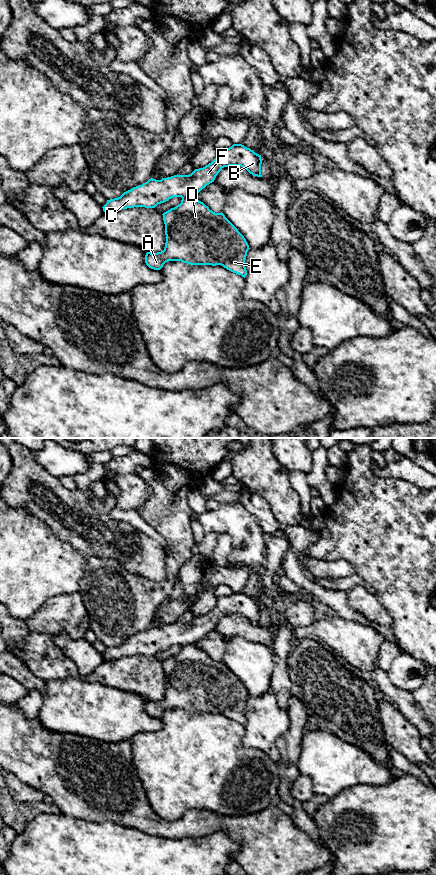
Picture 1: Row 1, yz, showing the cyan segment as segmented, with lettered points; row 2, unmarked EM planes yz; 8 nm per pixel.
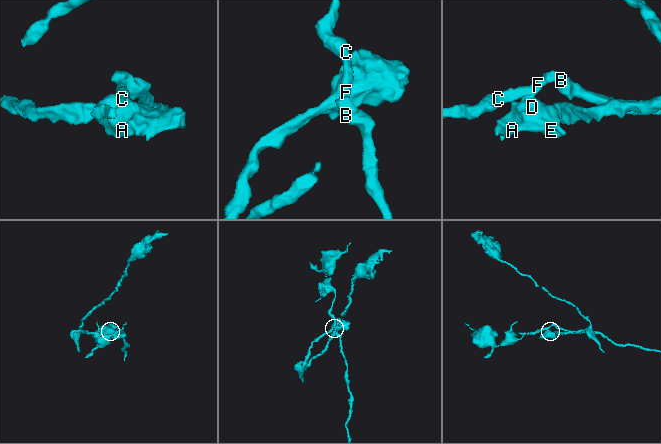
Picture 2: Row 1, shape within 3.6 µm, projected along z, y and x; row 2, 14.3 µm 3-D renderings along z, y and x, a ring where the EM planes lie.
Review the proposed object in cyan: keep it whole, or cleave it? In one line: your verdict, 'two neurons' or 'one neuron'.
two neurons

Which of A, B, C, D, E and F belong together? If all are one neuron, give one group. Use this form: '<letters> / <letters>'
A D E / B C F

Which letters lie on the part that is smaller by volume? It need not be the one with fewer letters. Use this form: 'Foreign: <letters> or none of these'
Foreign: A, D, E

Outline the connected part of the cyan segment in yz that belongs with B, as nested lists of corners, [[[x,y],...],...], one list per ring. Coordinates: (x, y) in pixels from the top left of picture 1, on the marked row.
[[[242,144],[219,149],[216,158],[203,168],[195,169],[189,175],[174,175],[161,180],[149,179],[142,185],[133,187],[120,197],[107,200],[104,212],[114,213],[122,209],[145,207],[155,208],[173,197],[190,197],[214,182],[218,173],[229,166],[241,166],[250,174],[261,175],[261,155]]]

